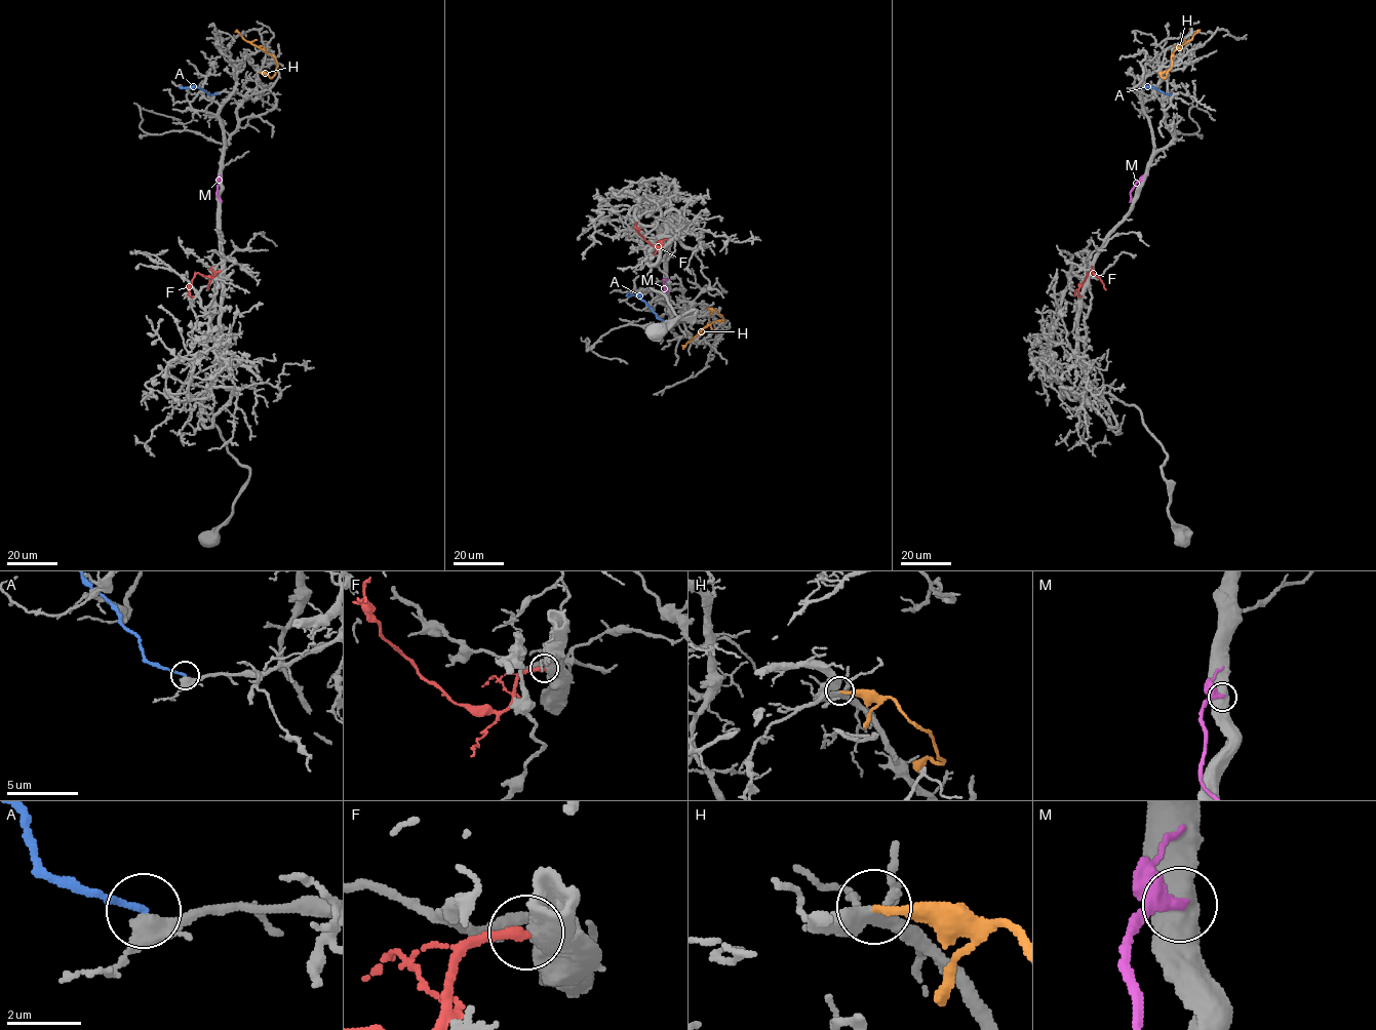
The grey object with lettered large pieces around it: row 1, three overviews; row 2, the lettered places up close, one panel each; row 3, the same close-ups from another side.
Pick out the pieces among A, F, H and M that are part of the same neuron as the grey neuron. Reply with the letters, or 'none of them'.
none of them

